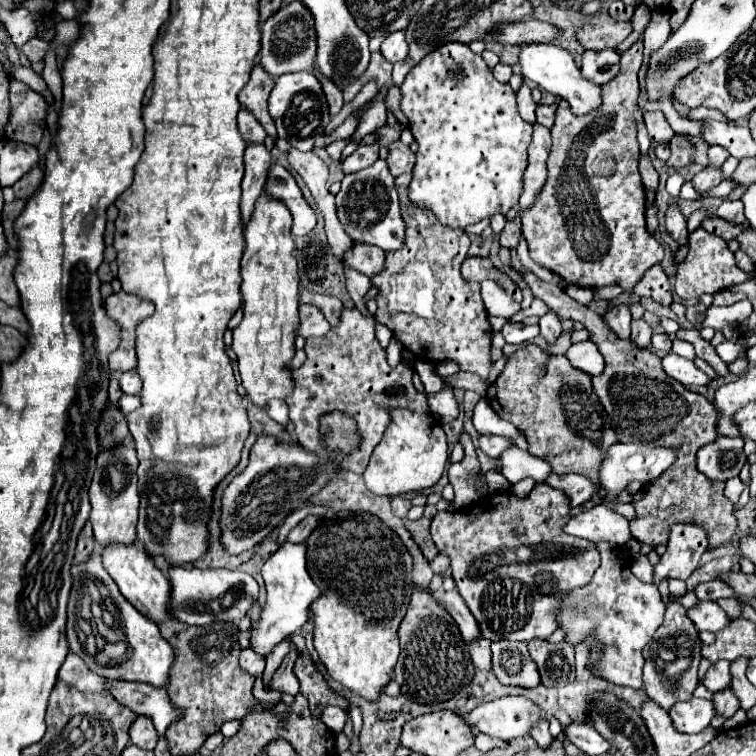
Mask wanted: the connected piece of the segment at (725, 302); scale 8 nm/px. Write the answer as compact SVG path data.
M722 290L722 292L716 292L714 294L714 306L730 306L730 304L734 304L734 302L738 302L738 300L744 300L746 296L742 294L742 292L736 292L736 294L732 294L730 290Z

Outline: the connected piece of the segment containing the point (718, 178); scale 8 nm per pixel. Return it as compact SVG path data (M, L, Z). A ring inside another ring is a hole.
M706 166L702 172L698 172L694 178L692 178L692 184L698 192L704 192L704 190L710 190L714 186L718 186L720 182L724 180L724 174L720 168L712 168L712 166Z

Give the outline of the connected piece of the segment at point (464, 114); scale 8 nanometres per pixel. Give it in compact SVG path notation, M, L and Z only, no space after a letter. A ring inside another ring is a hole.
M448 42L448 44L432 50L430 54L426 54L410 70L404 84L400 86L400 92L402 92L402 112L408 116L410 130L414 134L416 142L420 144L420 150L416 152L416 166L414 166L414 176L412 176L412 182L410 182L410 194L408 194L414 204L428 206L436 214L436 218L440 218L440 222L444 222L444 226L450 226L450 228L466 228L468 224L476 224L484 218L490 218L496 212L506 214L512 206L518 204L520 190L522 190L522 174L528 166L528 152L526 150L532 142L532 124L528 124L520 118L518 108L516 108L516 92L508 84L502 84L492 76L492 70L486 66L486 62L482 60L480 54L474 54L466 44Z

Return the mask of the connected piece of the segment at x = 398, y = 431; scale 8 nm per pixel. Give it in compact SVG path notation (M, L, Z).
M406 408L390 410L390 424L374 448L368 468L364 470L366 488L380 496L400 496L432 488L444 474L448 460L446 434L432 414L412 412Z

